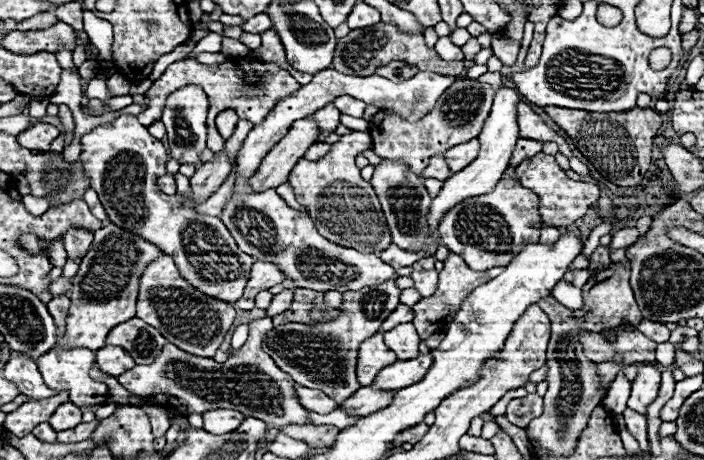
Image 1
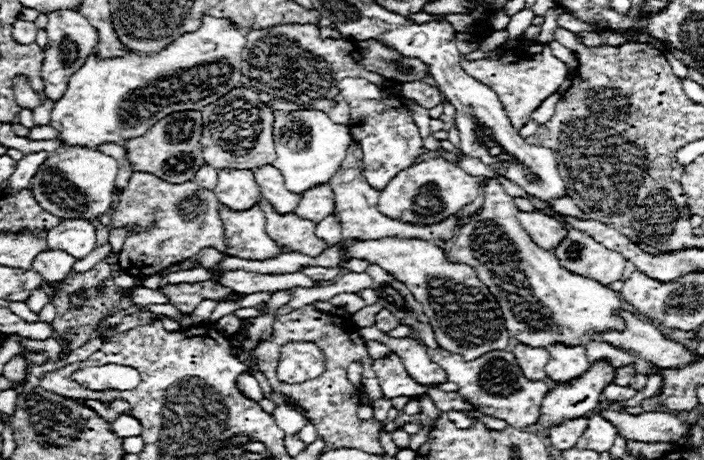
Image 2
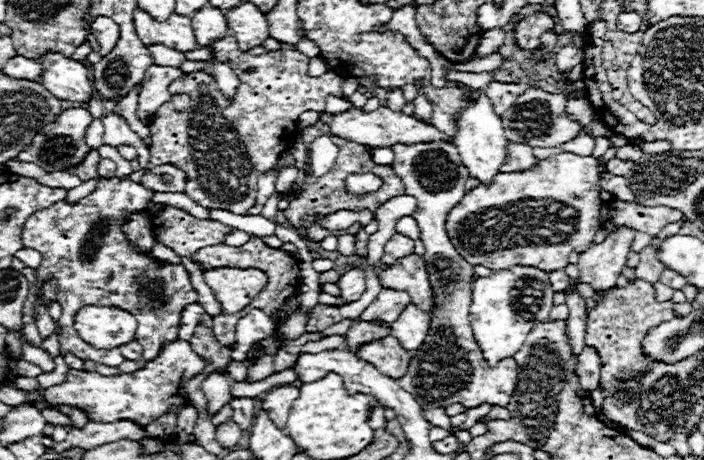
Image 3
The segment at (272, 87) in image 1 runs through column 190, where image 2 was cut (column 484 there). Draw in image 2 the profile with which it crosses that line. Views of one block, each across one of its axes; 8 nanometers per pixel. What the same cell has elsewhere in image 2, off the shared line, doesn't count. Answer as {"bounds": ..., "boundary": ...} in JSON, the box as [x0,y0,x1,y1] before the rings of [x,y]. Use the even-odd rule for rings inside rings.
{"bounds":[462,44,568,130],"boundary":[[[542,44],[520,46],[520,48],[518,45],[508,52],[504,52],[498,60],[472,60],[470,62],[470,60],[462,58],[462,68],[466,70],[466,74],[470,74],[478,82],[490,86],[498,94],[498,98],[500,98],[500,102],[502,102],[502,106],[504,106],[504,110],[516,130],[520,130],[528,122],[530,114],[550,94],[558,92],[560,84],[568,76],[564,63],[553,56],[548,45]],[[514,58],[520,58],[520,60],[514,62]]]}

